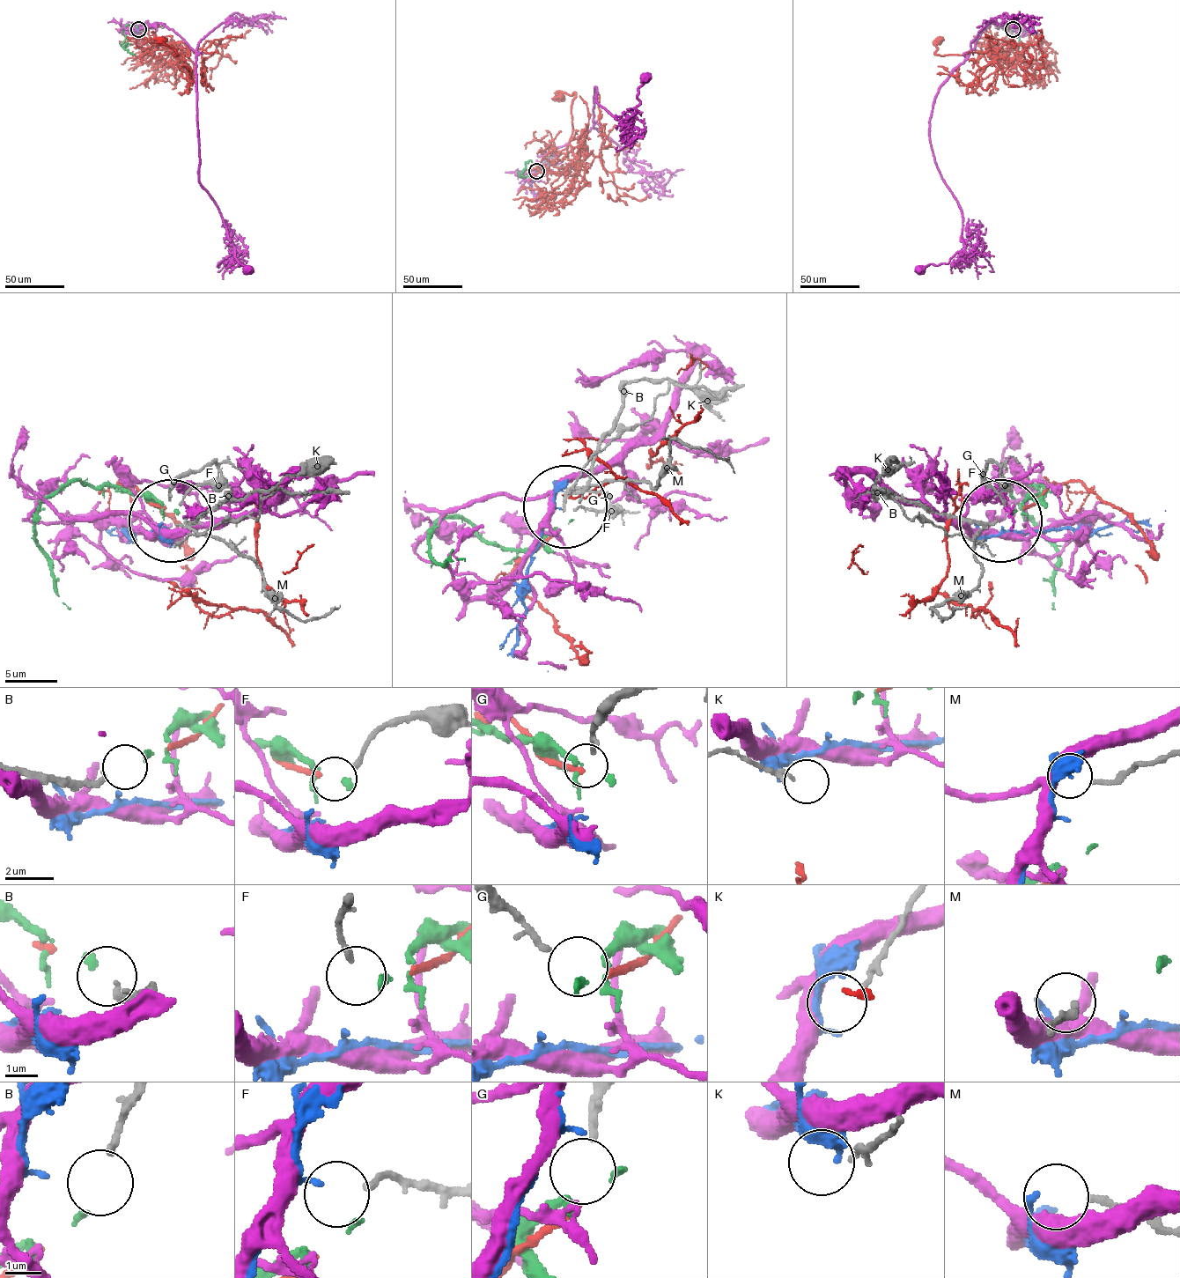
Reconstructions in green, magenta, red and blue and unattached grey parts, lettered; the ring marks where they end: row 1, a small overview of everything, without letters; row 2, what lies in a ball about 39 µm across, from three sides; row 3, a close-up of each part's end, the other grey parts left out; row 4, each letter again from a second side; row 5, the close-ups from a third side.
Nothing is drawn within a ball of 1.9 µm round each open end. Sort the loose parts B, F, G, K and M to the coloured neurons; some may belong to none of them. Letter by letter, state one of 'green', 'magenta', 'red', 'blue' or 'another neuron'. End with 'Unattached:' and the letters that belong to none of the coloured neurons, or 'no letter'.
B: green
F: another neuron
G: red
K: another neuron
M: another neuron
Unattached: F, K, M

